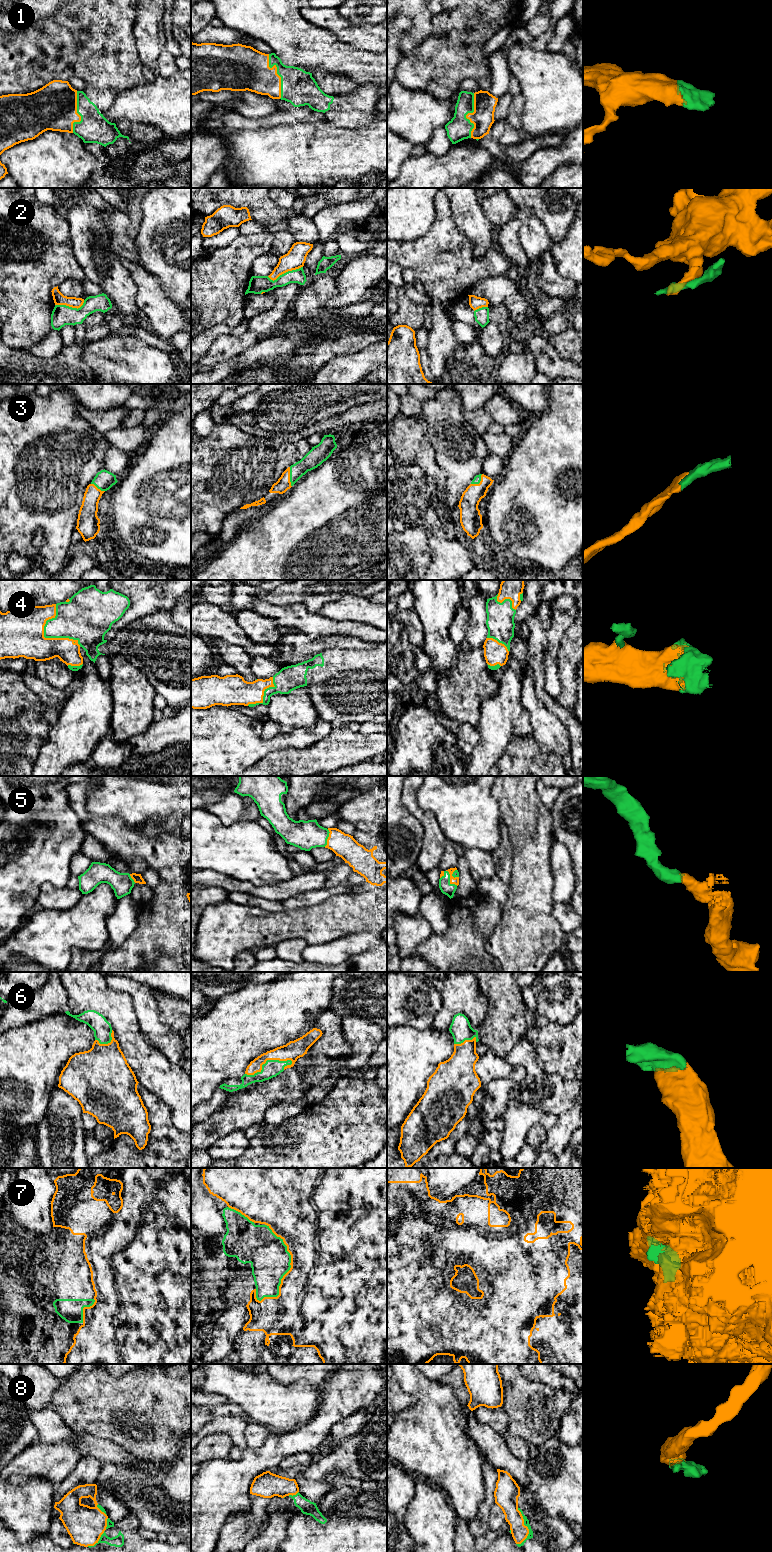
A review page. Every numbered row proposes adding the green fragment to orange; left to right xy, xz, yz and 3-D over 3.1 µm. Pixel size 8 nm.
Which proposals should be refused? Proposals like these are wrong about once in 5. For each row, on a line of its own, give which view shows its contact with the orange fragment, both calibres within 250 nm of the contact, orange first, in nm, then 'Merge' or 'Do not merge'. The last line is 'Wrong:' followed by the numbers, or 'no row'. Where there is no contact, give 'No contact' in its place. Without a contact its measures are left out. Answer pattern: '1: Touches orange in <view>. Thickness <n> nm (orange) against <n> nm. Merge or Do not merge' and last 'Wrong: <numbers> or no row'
1: Touches orange in xz. Thickness 340 nm (orange) against 280 nm. Merge
2: Touches orange in xz. Thickness 160 nm (orange) against 140 nm. Do not merge
3: Touches orange in xz. Thickness 110 nm (orange) against 140 nm. Merge
4: Touches orange in xy. Thickness 360 nm (orange) against 280 nm. Merge
5: Touches orange in yz. Thickness 50 nm (orange) against 100 nm. Merge
6: Touches orange in xz. Thickness 150 nm (orange) against 140 nm. Merge
7: Touches orange in xz. Thickness 500 nm (orange) against 320 nm. Do not merge
8: Touches orange in yz. Thickness 160 nm (orange) against 50 nm. Merge
Wrong: 2, 7

